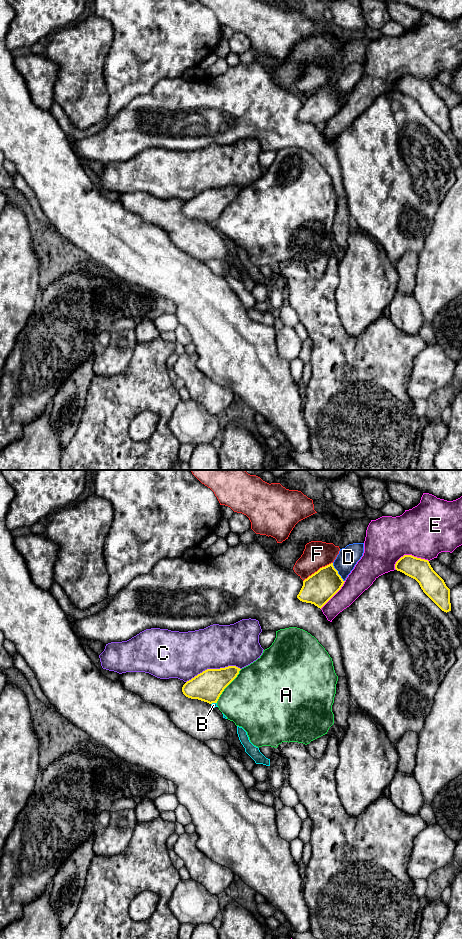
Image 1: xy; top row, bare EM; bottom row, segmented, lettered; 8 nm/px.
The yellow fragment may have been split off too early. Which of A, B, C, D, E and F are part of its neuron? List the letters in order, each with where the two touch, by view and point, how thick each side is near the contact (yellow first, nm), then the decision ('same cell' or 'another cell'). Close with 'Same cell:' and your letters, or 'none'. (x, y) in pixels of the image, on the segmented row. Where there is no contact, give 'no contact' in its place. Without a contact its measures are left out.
A: contact xy (227, 685); calibres 240 and 480 nm; another cell
B: contact xy (213, 702); calibres 240 and 40 nm; another cell
C: contact xy (213, 669); calibres 240 and 360 nm; another cell
D: contact xy (337, 572); calibres 240 and 160 nm; another cell
E: contact xy (409, 555); calibres 180 and 420 nm; another cell
F: contact xy (318, 570); calibres 240 and 220 nm; another cell
Same cell: none

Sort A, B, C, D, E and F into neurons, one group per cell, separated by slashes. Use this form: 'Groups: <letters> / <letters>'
Groups: A / B / C / D / E / F

